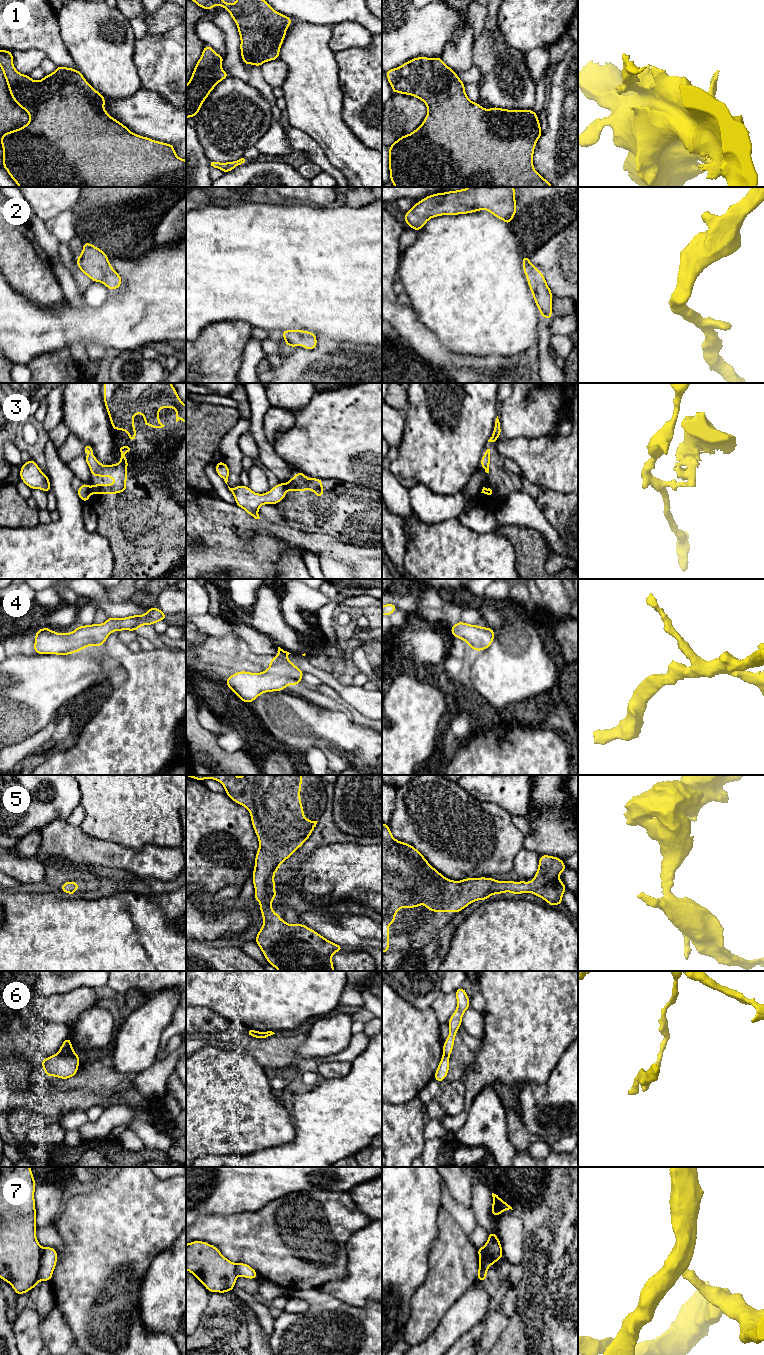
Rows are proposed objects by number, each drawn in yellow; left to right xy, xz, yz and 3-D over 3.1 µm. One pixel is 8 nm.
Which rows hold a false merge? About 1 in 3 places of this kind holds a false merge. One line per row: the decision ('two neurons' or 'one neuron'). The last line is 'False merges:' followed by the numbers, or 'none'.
1: one neuron
2: one neuron
3: two neurons
4: one neuron
5: one neuron
6: two neurons
7: two neurons
False merges: 3, 6, 7

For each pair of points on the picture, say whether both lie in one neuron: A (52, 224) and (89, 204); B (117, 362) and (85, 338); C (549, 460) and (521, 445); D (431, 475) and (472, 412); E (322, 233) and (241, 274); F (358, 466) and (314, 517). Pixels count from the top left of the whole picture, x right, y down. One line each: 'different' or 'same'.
A: different
B: different
C: same
D: same
E: same
F: different

